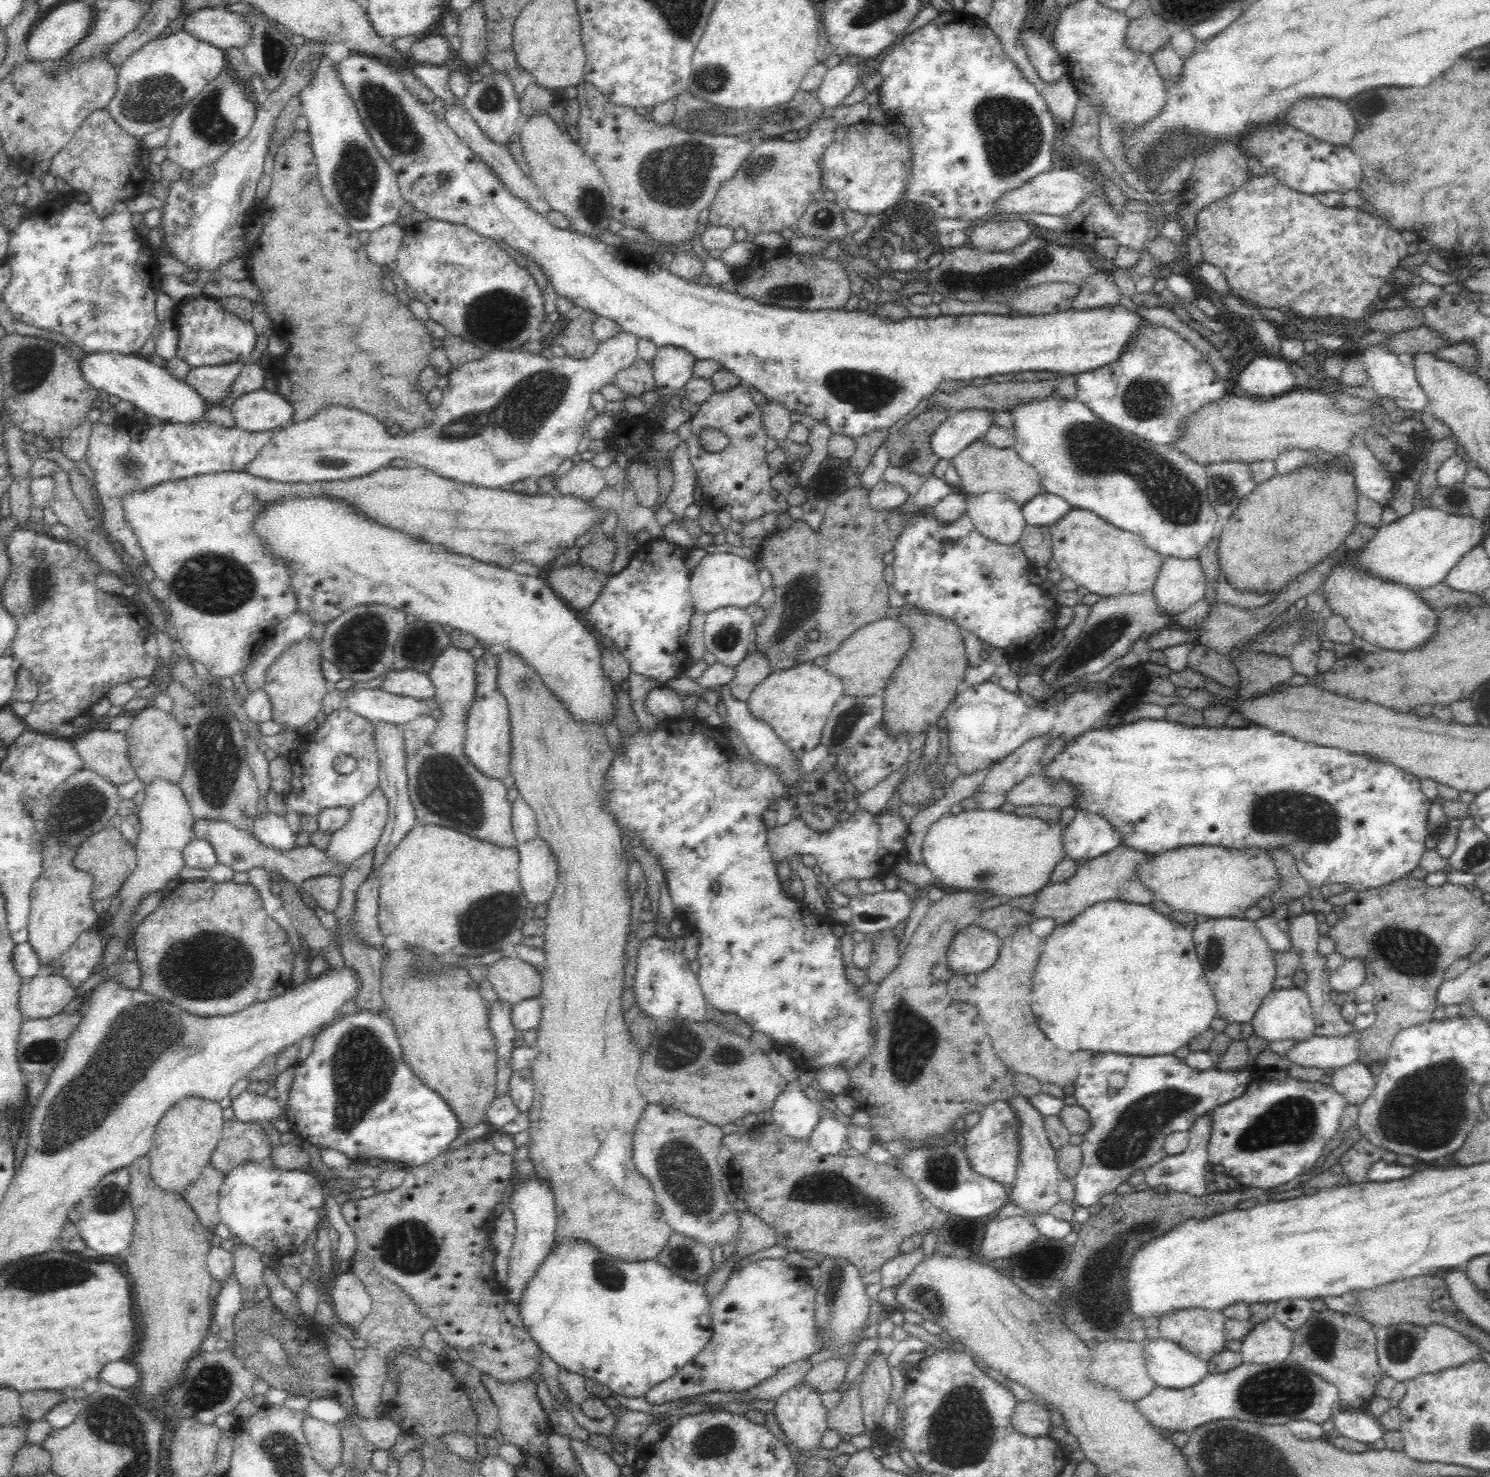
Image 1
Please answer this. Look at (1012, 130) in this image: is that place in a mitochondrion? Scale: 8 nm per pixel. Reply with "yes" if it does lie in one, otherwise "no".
yes

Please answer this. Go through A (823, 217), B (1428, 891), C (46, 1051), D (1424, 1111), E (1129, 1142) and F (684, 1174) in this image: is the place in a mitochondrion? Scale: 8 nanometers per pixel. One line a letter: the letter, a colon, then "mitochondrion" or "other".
A: mitochondrion
B: other
C: mitochondrion
D: mitochondrion
E: mitochondrion
F: mitochondrion

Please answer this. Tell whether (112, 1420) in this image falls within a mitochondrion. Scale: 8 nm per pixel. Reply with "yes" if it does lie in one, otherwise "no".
yes

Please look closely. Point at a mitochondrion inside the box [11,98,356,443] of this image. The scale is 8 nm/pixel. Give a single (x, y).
(36, 362)

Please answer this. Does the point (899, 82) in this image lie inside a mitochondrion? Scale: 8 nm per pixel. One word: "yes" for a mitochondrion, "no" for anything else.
no

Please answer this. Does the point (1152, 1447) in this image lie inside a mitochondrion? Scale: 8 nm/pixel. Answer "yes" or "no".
no

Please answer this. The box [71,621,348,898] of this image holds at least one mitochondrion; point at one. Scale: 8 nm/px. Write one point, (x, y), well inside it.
(214, 785)

